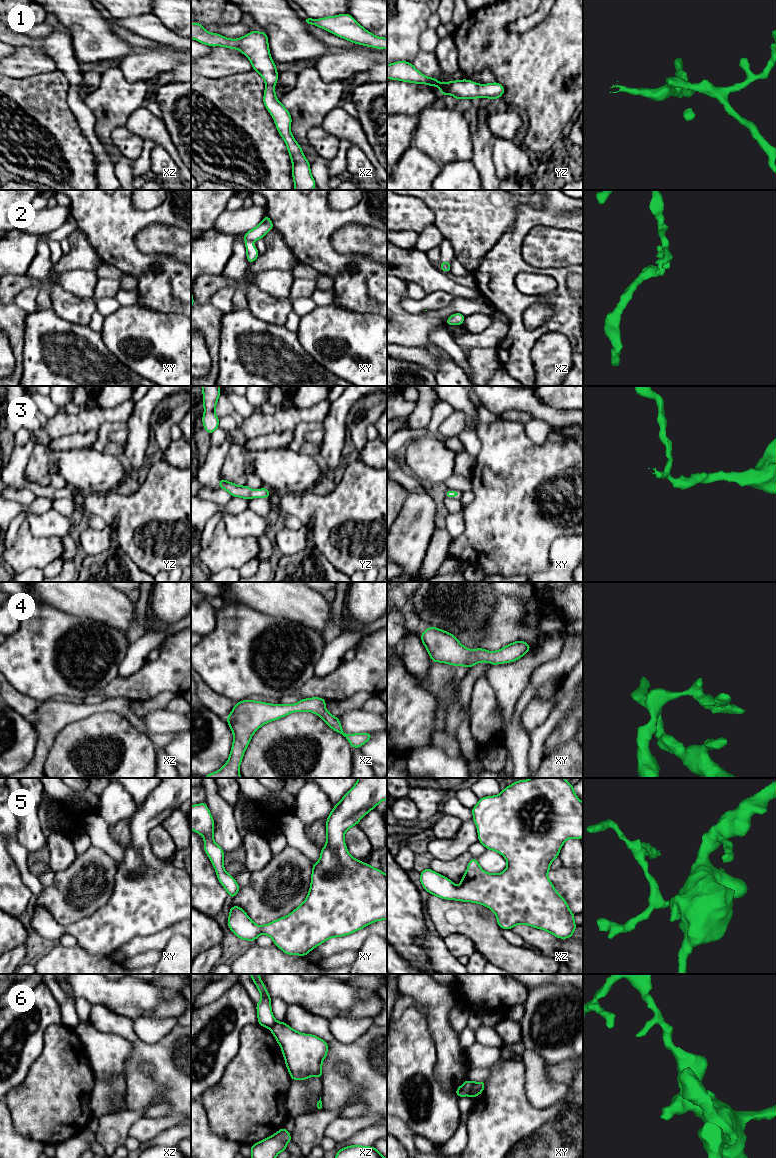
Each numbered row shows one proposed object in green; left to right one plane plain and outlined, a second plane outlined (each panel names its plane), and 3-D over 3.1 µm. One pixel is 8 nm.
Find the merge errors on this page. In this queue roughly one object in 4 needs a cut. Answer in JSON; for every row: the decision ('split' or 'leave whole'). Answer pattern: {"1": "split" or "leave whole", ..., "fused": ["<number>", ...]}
{"1": "leave whole", "2": "split", "3": "leave whole", "4": "leave whole", "5": "leave whole", "6": "split", "fused": ["2", "6"]}

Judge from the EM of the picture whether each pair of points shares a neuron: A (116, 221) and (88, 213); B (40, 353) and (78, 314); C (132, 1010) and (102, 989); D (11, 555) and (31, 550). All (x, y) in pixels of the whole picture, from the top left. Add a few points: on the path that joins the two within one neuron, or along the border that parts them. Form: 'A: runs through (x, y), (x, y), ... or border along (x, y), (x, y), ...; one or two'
A: runs through (109, 221), (95, 213); one
B: border along (50, 308), (63, 319), (88, 326); two
C: runs through (125, 1003), (116, 994), (109, 992); one
D: runs through (16, 555), (24, 555), (26, 553); one

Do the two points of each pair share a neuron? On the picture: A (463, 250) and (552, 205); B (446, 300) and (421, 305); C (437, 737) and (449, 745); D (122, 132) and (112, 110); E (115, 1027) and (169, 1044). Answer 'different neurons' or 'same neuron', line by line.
A: different neurons
B: same neuron
C: same neuron
D: different neurons
E: same neuron

